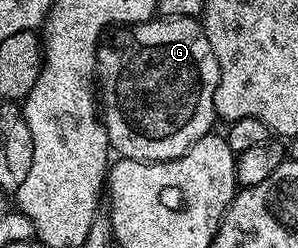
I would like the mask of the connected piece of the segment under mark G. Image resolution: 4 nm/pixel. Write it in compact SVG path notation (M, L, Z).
M177 16L171 18L153 18L147 20L145 24L134 24L117 32L120 33L113 38L112 44L108 44L108 42L101 43L100 47L96 50L96 63L100 75L98 80L98 100L102 105L102 119L111 151L117 157L126 160L155 162L178 158L186 150L190 150L190 146L194 146L194 142L198 142L203 136L209 135L213 131L212 123L217 123L218 120L216 107L214 106L214 94L220 81L218 58L214 58L214 50L206 38L201 21L190 16L186 18L178 18Z

